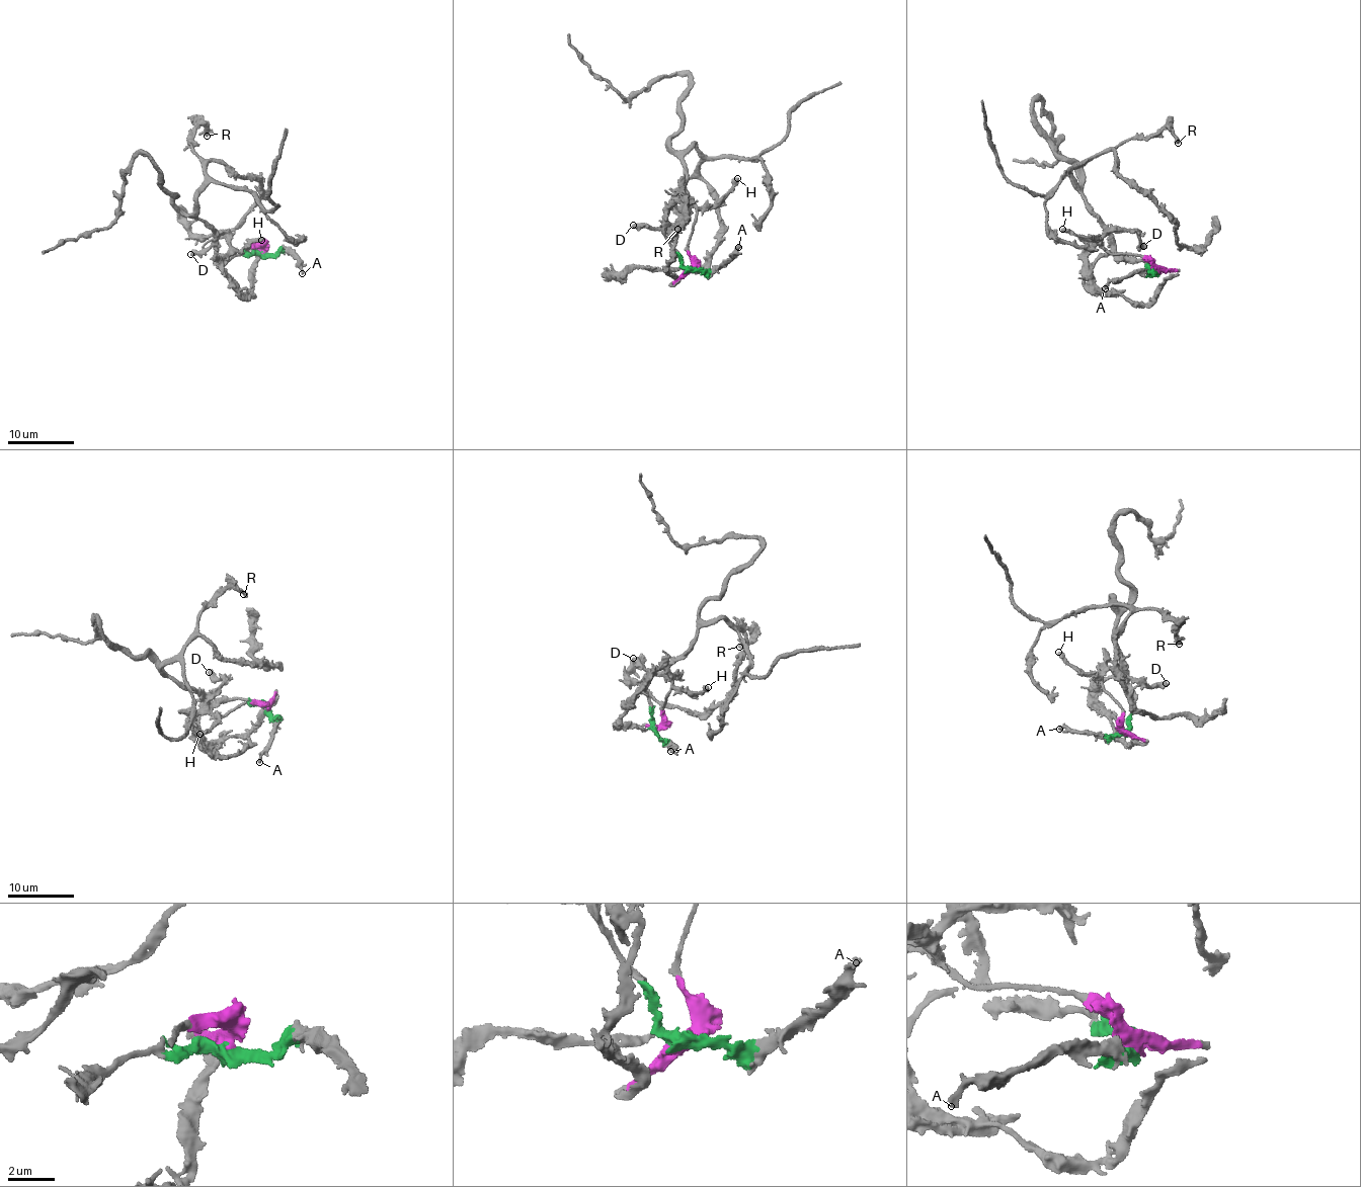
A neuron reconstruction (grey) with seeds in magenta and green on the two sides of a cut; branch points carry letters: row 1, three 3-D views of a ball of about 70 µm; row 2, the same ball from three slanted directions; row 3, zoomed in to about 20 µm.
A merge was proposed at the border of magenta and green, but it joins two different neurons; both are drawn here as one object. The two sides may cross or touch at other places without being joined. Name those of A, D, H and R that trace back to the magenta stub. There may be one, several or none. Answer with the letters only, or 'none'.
D, H

